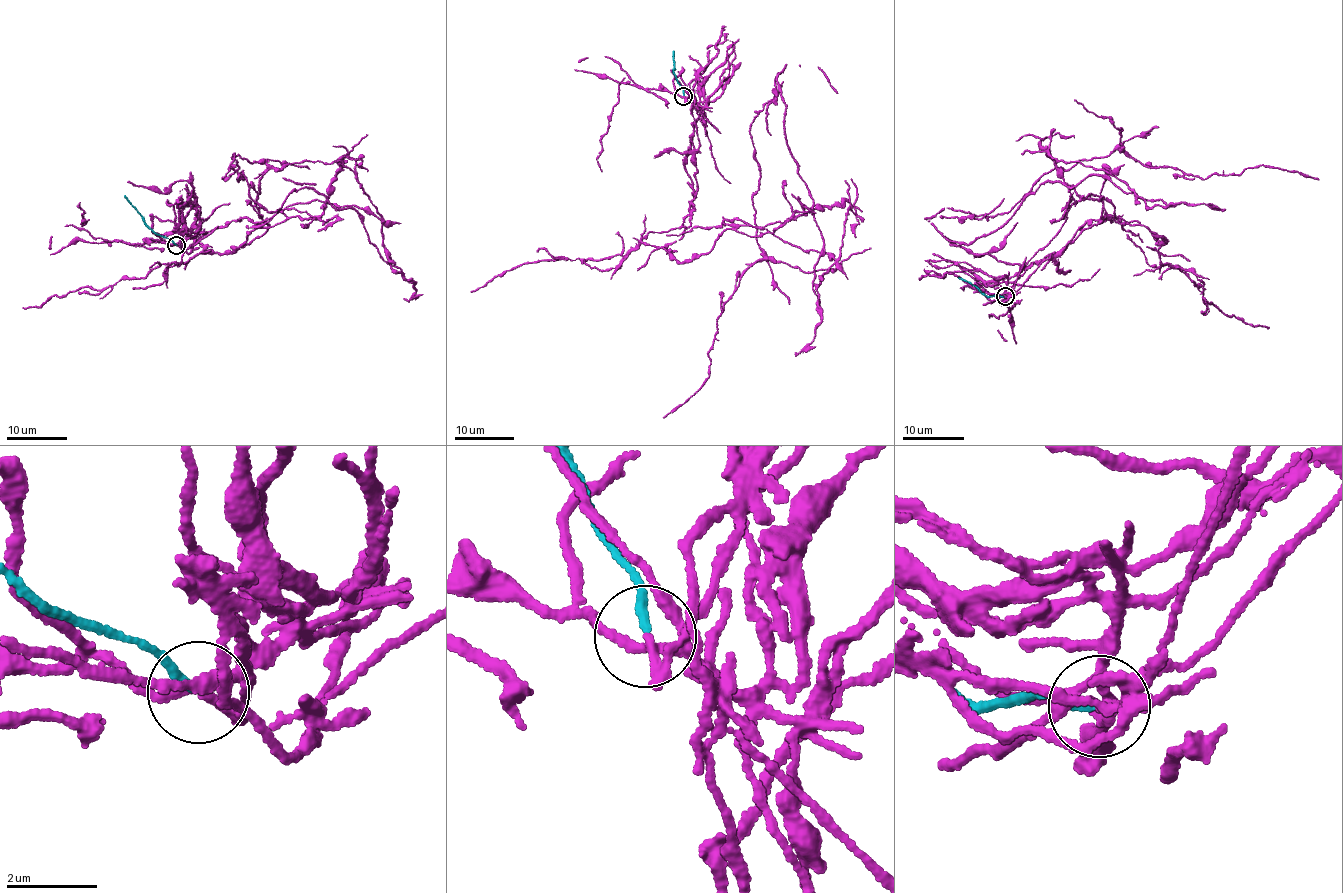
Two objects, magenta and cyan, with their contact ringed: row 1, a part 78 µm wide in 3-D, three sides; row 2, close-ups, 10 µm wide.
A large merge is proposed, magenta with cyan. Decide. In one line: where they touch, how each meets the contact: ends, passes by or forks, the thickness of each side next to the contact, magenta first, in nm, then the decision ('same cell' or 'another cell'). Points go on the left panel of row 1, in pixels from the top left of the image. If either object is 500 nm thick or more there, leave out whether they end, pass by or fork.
(176, 245) | magenta forks | cyan ends | 180/200 nm | another cell

